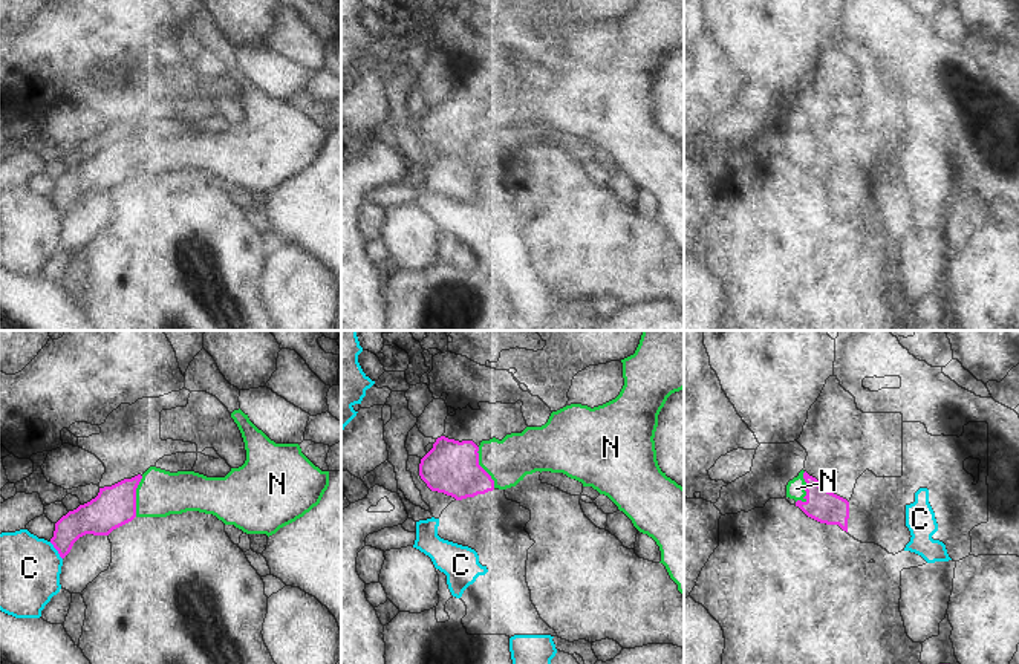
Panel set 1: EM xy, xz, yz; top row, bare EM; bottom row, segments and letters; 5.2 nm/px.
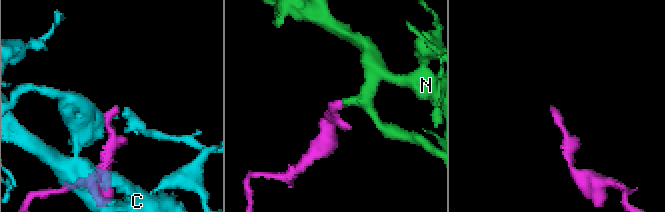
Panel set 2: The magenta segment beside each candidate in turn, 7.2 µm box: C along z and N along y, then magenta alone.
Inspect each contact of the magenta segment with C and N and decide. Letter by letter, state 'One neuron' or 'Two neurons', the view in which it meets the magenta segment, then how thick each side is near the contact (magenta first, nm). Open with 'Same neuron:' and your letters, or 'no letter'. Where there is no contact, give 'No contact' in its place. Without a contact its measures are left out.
Same neuron: N
C: Two neurons. Touches magenta in xy. Thickness 170 nm (magenta) against 320 nm
N: One neuron. Touches magenta in yz. Thickness 170 nm (magenta) against 100 nm.

